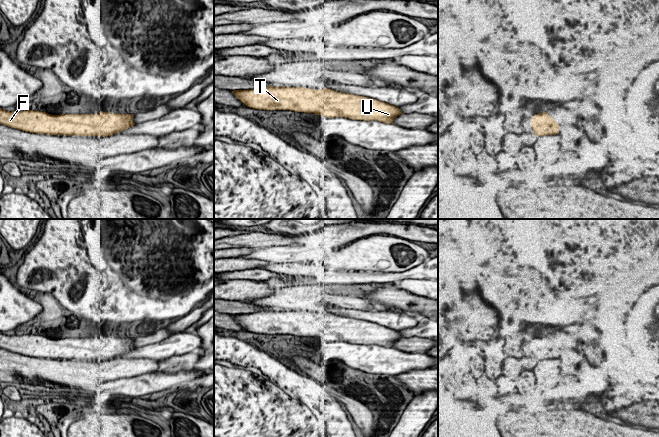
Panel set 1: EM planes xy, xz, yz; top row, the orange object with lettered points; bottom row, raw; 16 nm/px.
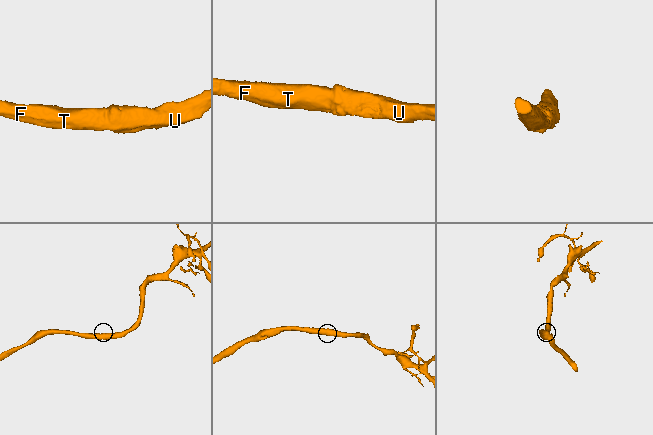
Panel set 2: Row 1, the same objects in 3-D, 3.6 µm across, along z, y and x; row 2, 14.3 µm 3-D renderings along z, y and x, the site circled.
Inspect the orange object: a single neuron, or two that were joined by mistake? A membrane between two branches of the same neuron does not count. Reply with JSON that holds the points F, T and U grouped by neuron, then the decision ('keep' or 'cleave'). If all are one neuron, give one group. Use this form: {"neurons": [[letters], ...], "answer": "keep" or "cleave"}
{"neurons": [["F", "T"], ["U"]], "answer": "cleave"}

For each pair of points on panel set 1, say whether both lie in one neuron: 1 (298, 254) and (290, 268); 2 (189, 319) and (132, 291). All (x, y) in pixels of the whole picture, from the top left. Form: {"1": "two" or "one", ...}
{"1": "two", "2": "two"}

